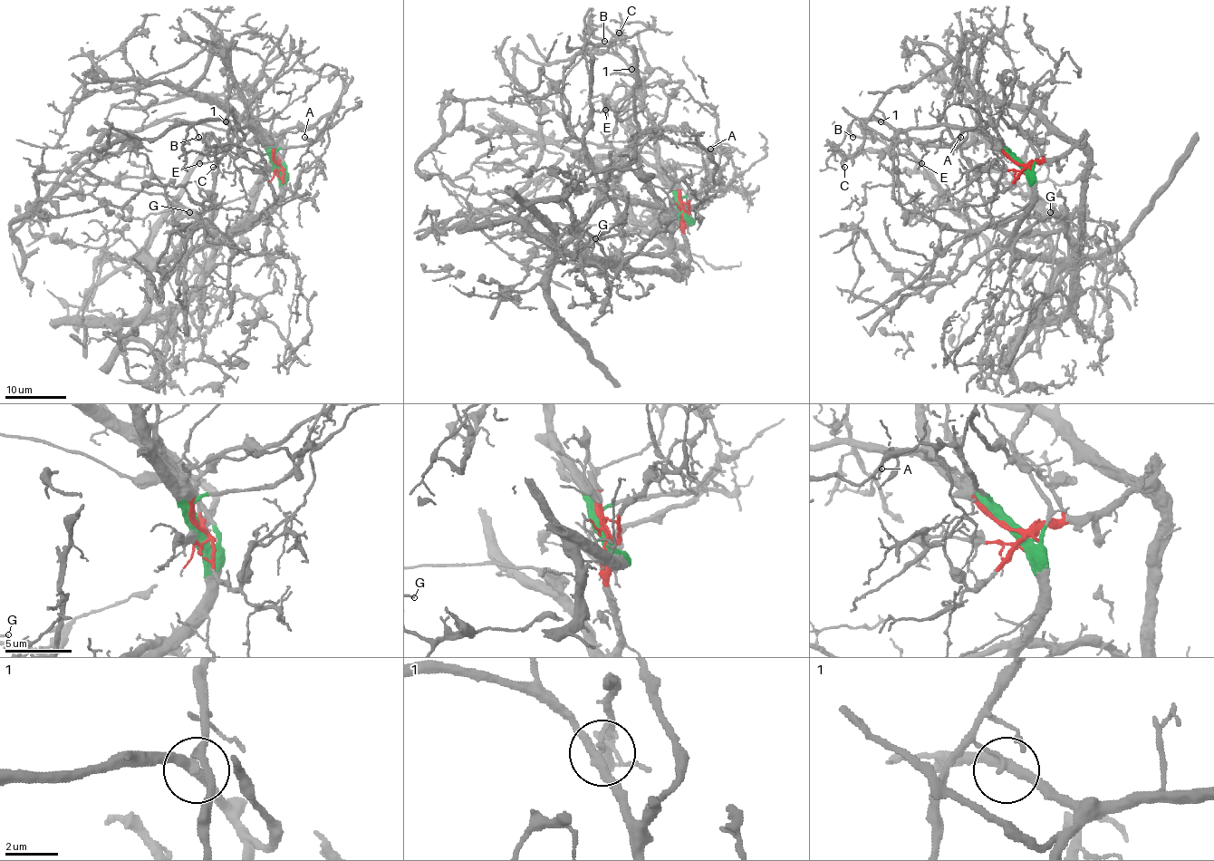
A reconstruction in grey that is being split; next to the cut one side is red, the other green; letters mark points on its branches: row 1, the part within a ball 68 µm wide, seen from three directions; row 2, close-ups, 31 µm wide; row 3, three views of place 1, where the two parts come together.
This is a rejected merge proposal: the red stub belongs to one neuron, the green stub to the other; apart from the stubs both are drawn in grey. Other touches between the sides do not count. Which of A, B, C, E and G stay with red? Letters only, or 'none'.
C, G

